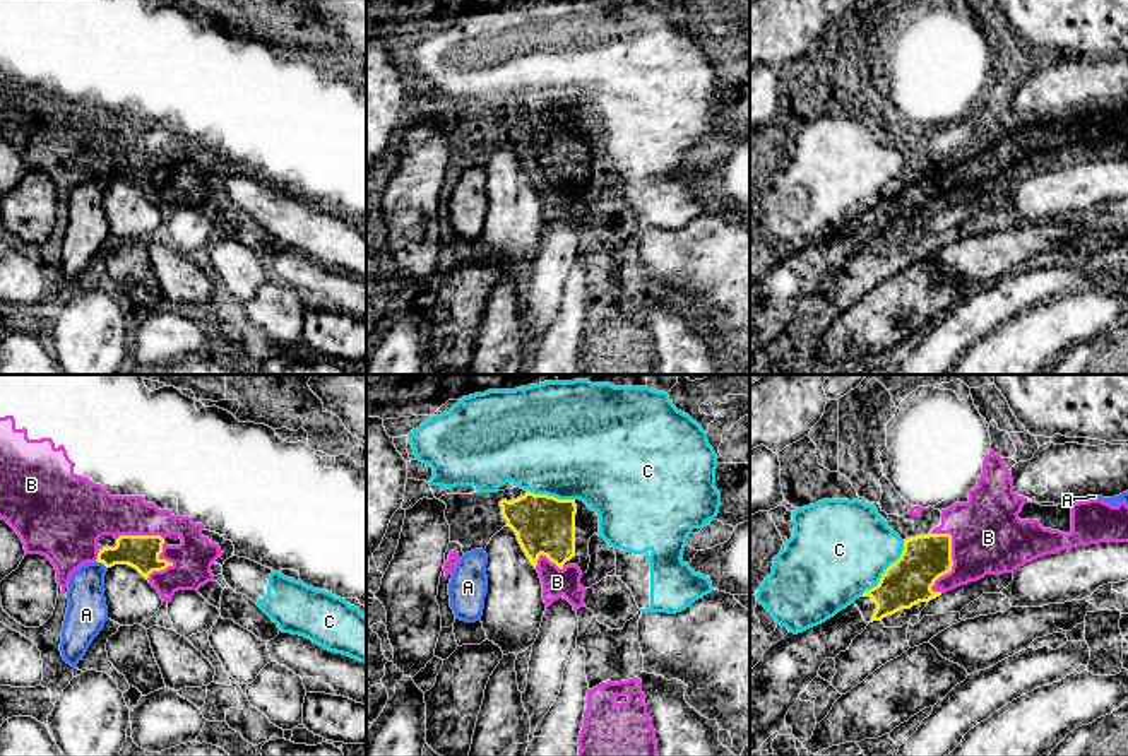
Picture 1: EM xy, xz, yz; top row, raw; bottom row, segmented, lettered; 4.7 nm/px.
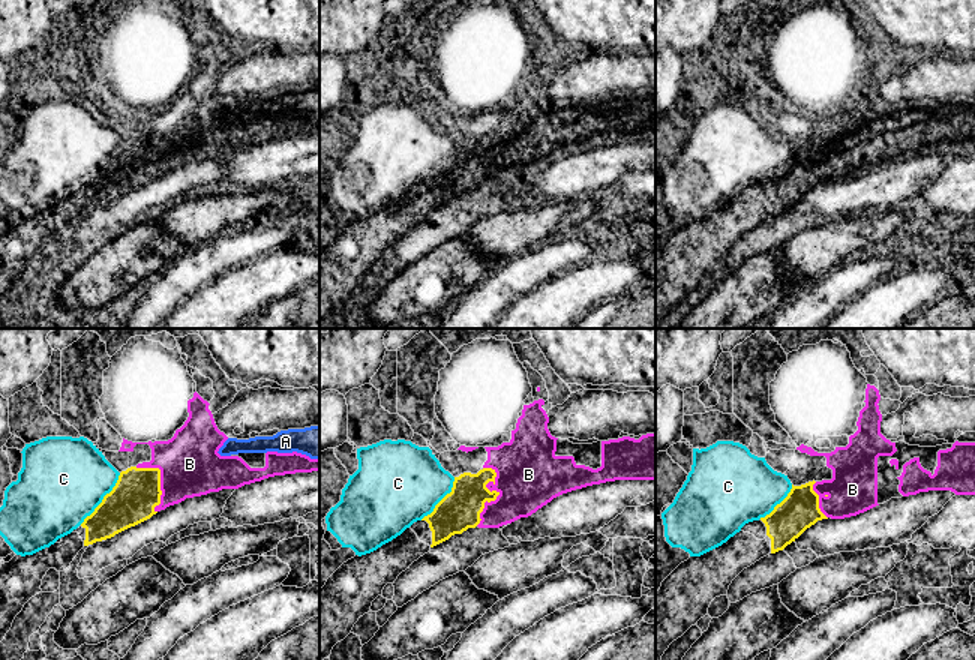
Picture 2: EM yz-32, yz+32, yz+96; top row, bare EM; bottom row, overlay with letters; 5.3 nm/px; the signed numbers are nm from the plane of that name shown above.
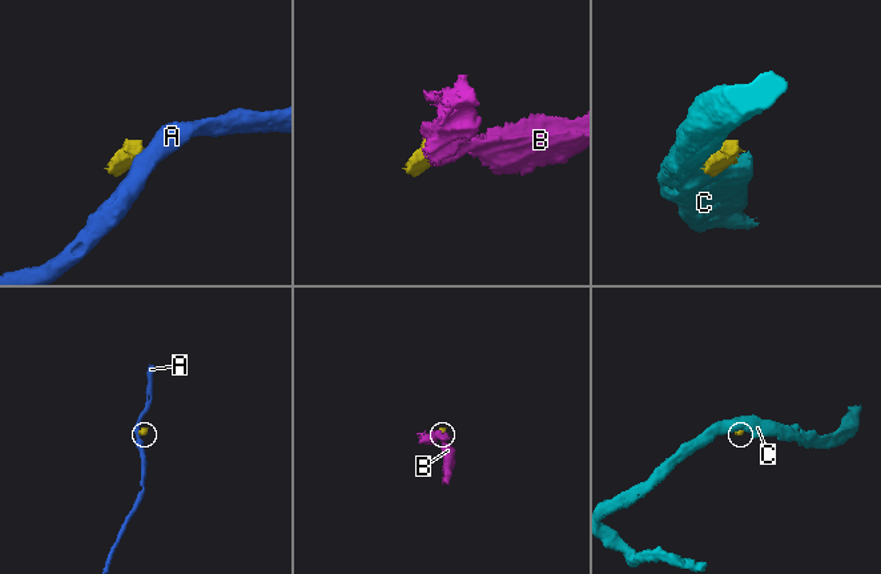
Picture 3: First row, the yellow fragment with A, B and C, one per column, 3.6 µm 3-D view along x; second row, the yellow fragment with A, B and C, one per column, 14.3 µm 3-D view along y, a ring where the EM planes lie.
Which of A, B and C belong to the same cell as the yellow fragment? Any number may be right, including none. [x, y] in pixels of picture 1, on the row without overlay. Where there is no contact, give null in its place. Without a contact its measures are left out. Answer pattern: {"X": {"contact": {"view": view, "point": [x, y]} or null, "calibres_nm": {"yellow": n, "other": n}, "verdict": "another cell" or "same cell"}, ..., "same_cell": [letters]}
{"A": {"contact": {"view": "xy", "point": [101, 178]}, "calibres_nm": {"yellow": 160, "other": 190}, "verdict": "another cell"}, "B": {"contact": {"view": "yz", "point": [952, 182]}, "calibres_nm": {"yellow": 220, "other": 340}, "verdict": "same cell"}, "C": {"contact": {"view": "yz", "point": [885, 188]}, "calibres_nm": {"yellow": 220, "other": 460}, "verdict": "another cell"}, "same_cell": ["B"]}

